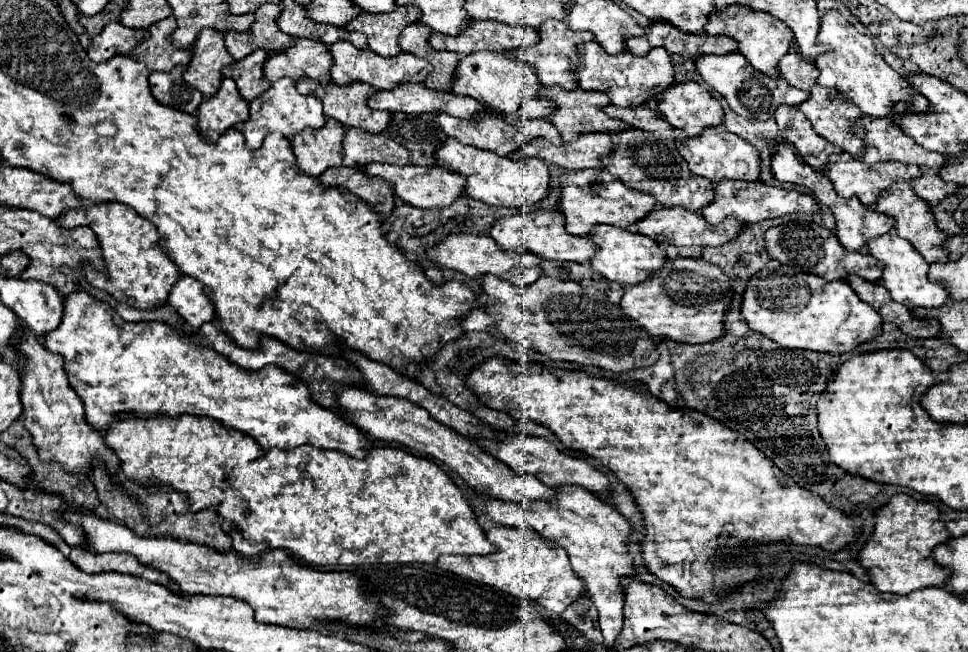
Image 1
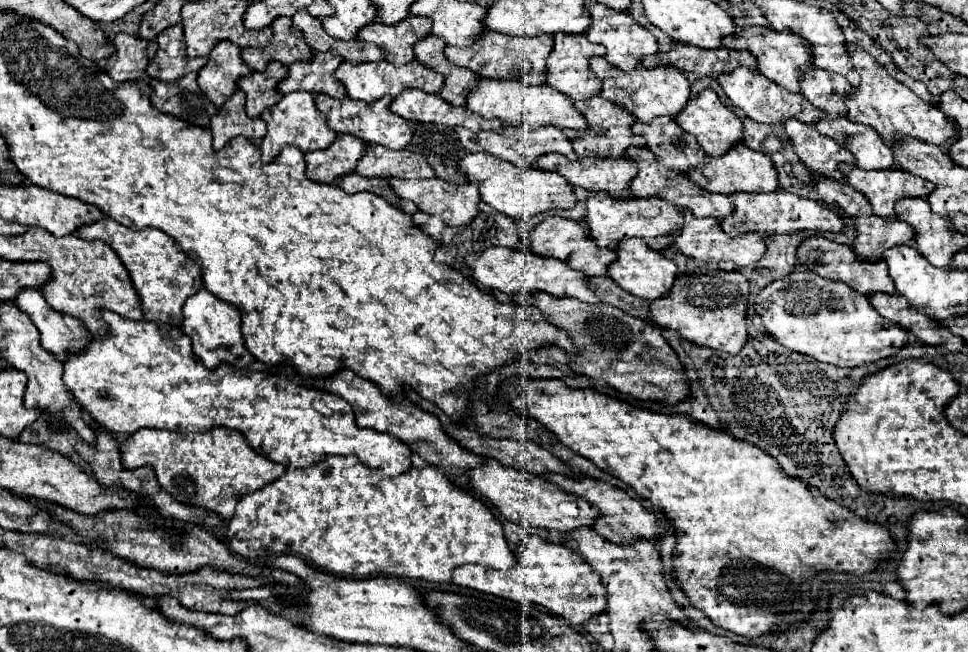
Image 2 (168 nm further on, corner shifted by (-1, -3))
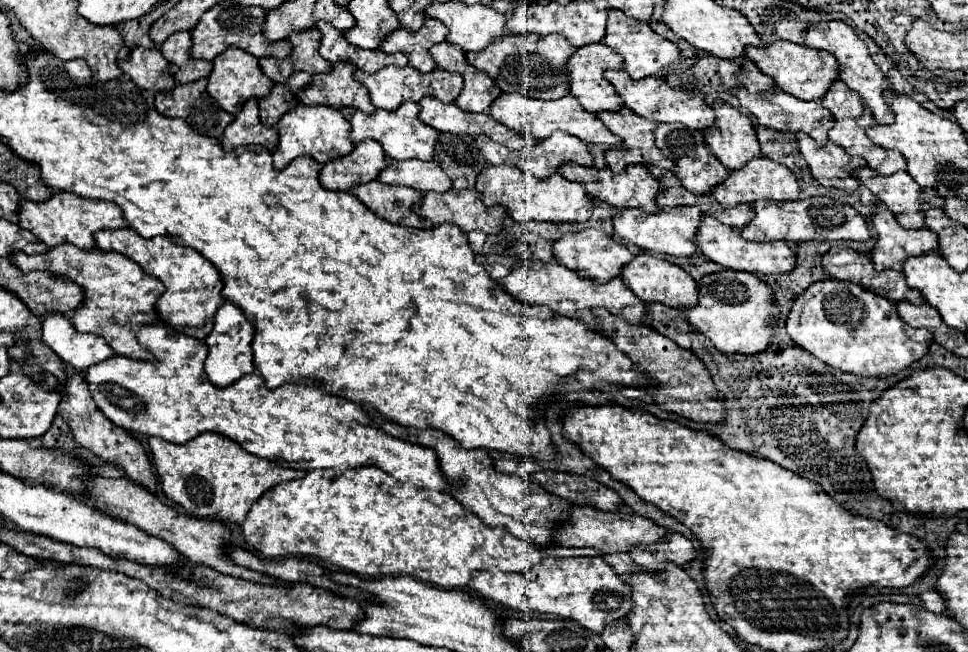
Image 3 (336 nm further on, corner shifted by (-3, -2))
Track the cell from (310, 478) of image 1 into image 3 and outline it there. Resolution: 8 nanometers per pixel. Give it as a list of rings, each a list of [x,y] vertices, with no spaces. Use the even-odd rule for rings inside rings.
[[[379,467],[309,471],[295,485],[281,483],[271,487],[251,505],[251,511],[241,525],[241,535],[255,551],[269,559],[285,555],[313,555],[355,575],[411,575],[443,589],[465,587],[471,579],[471,571],[477,569],[491,573],[529,571],[541,561],[541,553],[535,545],[507,533],[505,527],[489,527],[449,493],[403,485]]]

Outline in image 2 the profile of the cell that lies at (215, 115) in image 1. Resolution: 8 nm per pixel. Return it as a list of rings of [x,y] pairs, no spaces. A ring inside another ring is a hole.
[[[237,90],[233,98],[225,102],[225,106],[217,112],[211,124],[215,150],[221,150],[235,136],[245,136],[255,142],[255,140],[261,140],[265,132],[267,128],[261,118],[253,120],[245,114],[245,92],[243,90]]]

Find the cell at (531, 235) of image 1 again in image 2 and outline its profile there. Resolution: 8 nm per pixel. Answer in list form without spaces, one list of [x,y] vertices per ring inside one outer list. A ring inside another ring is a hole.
[[[549,216],[547,220],[543,220],[533,232],[529,232],[529,240],[531,240],[531,250],[533,250],[533,254],[563,260],[563,262],[569,264],[571,268],[583,270],[587,276],[607,276],[609,264],[611,264],[613,260],[617,260],[615,250],[599,248],[599,246],[589,238],[589,232],[587,232],[587,228],[585,228],[581,222],[565,220],[565,218],[559,218],[559,216]]]

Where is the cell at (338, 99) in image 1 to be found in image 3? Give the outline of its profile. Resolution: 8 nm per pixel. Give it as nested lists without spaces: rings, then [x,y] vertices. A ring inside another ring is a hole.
[[[413,101],[403,103],[403,107],[395,111],[383,111],[375,109],[373,113],[363,113],[353,107],[339,109],[343,117],[351,123],[351,141],[359,143],[363,139],[375,139],[385,149],[387,157],[391,159],[433,159],[433,149],[437,141],[437,131],[433,127],[427,127],[419,119],[419,105]]]

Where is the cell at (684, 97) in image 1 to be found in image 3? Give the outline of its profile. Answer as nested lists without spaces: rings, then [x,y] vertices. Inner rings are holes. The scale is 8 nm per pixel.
[[[715,99],[713,111],[717,113],[717,119],[713,127],[703,129],[705,143],[729,171],[743,167],[749,159],[761,155],[753,123],[747,115],[721,99]]]

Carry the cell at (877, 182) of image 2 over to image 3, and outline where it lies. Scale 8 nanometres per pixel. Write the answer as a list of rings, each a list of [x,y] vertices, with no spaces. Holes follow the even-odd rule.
[[[897,171],[893,175],[875,173],[873,177],[863,179],[863,185],[885,203],[895,219],[907,229],[923,227],[921,203],[929,203],[931,207],[943,205],[943,197],[933,187],[919,187],[907,171]]]

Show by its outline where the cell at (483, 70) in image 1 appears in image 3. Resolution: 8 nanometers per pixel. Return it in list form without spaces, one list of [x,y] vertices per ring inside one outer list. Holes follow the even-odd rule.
[[[501,93],[495,103],[489,107],[489,115],[497,119],[499,123],[511,127],[517,133],[527,133],[533,139],[545,139],[553,131],[565,131],[575,137],[579,137],[583,143],[599,143],[599,145],[619,145],[621,139],[615,137],[595,115],[583,111],[579,107],[579,101],[573,95],[565,95],[555,101],[543,101],[543,99],[531,99],[525,95],[515,95],[515,93]]]

